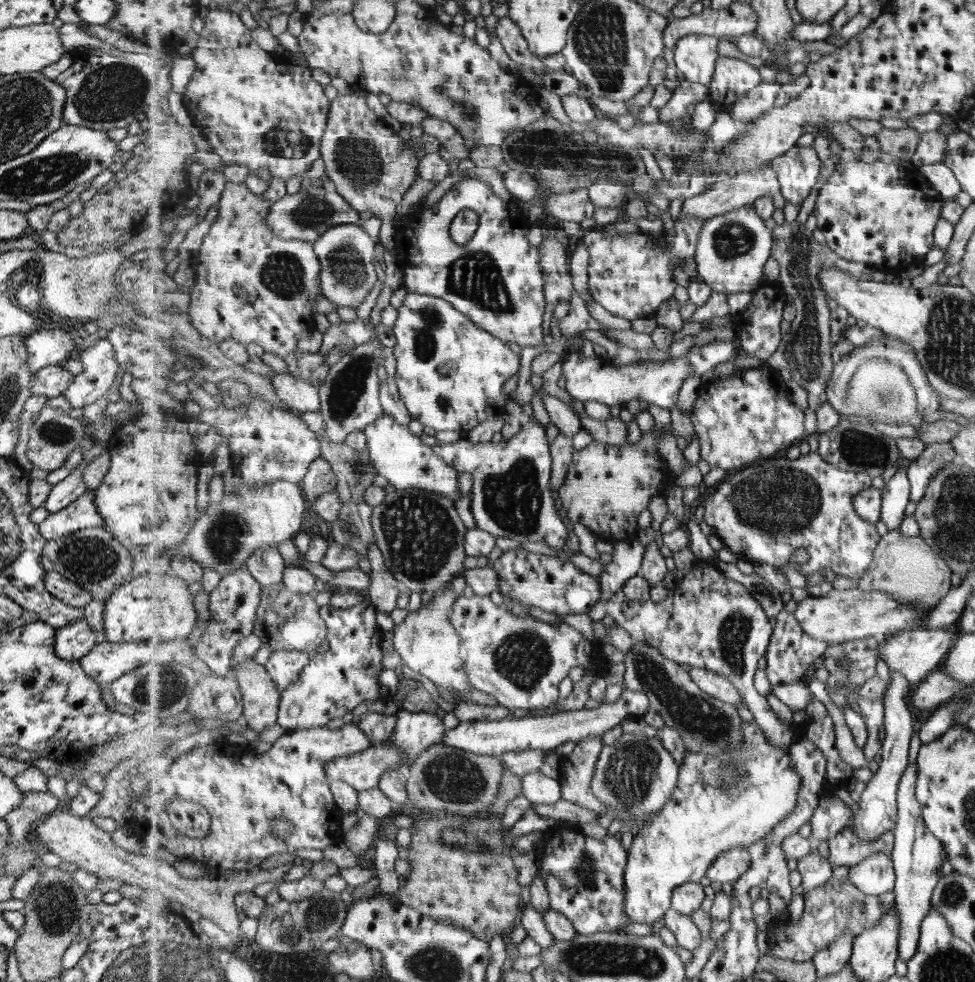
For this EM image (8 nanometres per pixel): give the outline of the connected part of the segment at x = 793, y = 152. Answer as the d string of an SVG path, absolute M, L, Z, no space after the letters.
M795 145L788 153L774 158L771 165L776 170L786 202L801 206L821 174L817 152L811 147Z

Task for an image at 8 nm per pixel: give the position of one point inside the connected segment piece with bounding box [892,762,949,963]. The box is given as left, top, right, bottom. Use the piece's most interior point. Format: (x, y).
(918, 855)

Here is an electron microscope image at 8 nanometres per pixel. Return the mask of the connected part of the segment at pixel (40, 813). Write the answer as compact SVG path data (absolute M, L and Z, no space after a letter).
M47 791L23 793L21 805L2 819L9 830L7 843L11 843L11 847L21 844L29 836L31 824L52 813L58 806L57 801Z

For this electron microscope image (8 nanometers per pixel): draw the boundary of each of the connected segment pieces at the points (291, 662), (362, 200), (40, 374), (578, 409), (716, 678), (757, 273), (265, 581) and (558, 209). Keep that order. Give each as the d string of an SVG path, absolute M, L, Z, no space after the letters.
M292 650L272 651L265 665L282 693L299 680L300 674L309 663L309 654Z
M338 95L331 101L328 128L325 129L321 147L326 176L335 192L344 196L353 208L379 217L383 222L379 242L389 250L395 248L398 227L393 224L393 218L397 214L397 206L419 176L421 159L415 156L415 151L405 149L403 141L404 133L391 131L383 119L377 118L375 112L369 109L365 97Z
M61 364L46 366L33 373L29 396L47 396L55 400L68 387L71 377L71 373L63 369Z
M576 399L571 400L571 406L581 420L583 428L593 435L594 440L620 447L627 445L629 428L621 418L610 418L610 421L607 422L593 420L585 414L585 404L583 402Z
M692 667L690 675L707 694L732 705L742 703L746 706L738 688L726 676L703 667Z
M754 203L711 217L704 222L696 252L700 278L715 292L729 295L755 290L764 285L763 271L772 258L774 226L756 211Z
M277 547L257 549L249 557L247 568L263 588L284 582L285 561L281 558Z
M587 188L575 189L569 193L552 194L545 200L546 208L560 222L583 222L595 214L596 206L590 199Z

